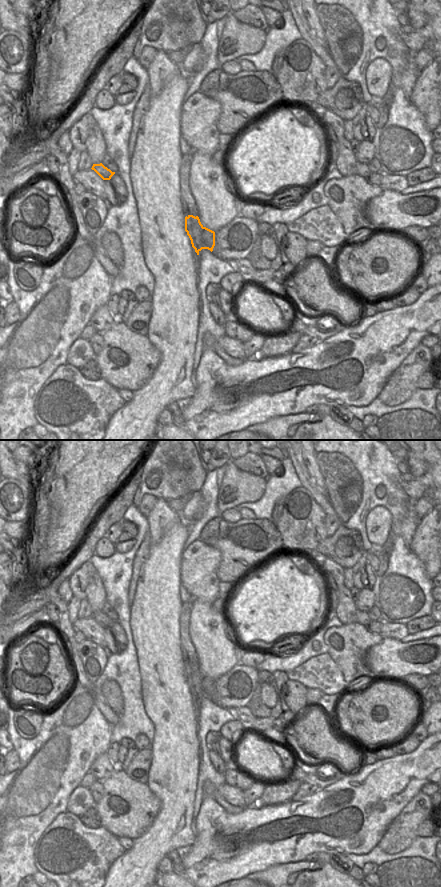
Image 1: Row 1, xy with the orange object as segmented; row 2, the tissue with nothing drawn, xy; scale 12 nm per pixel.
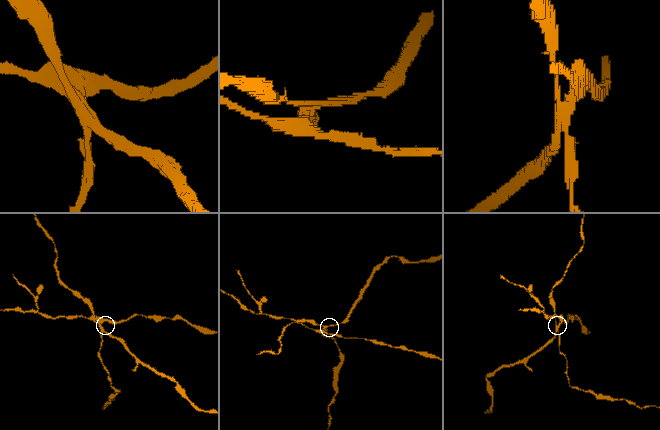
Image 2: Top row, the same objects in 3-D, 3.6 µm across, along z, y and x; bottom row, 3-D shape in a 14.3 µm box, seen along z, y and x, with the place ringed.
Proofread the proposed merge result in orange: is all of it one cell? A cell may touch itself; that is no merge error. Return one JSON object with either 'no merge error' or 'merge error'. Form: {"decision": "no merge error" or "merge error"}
{"decision": "merge error"}

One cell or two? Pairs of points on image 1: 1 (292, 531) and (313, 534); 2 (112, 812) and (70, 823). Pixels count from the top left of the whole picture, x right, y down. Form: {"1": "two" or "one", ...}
{"1": "one", "2": "two"}

